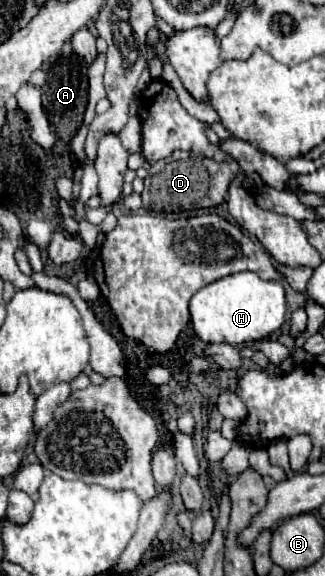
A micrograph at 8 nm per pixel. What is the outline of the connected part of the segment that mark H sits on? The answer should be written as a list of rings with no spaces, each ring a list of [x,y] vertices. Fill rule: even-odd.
[[[236,272],[200,288],[190,300],[192,328],[200,340],[244,344],[258,342],[286,322],[284,287],[278,280],[262,280],[252,272]]]

